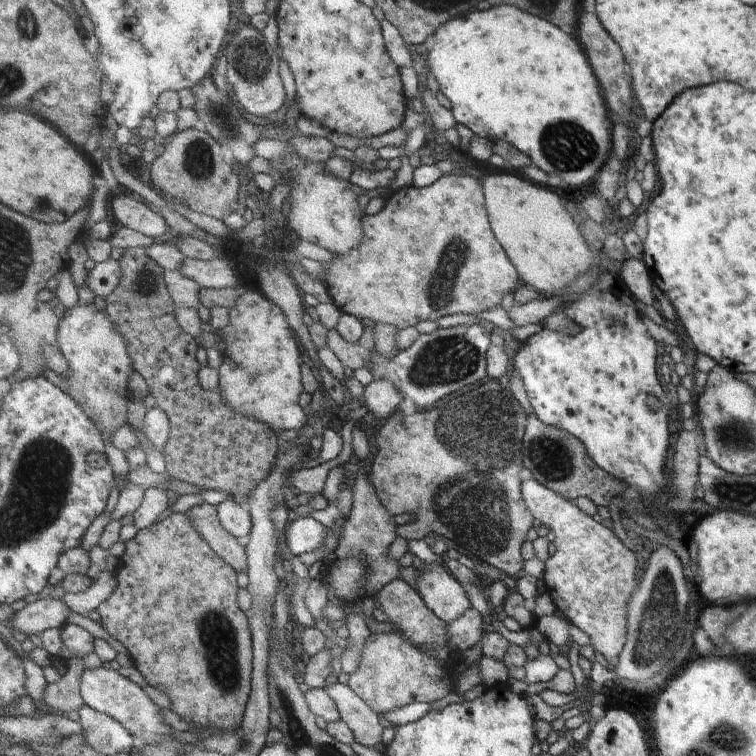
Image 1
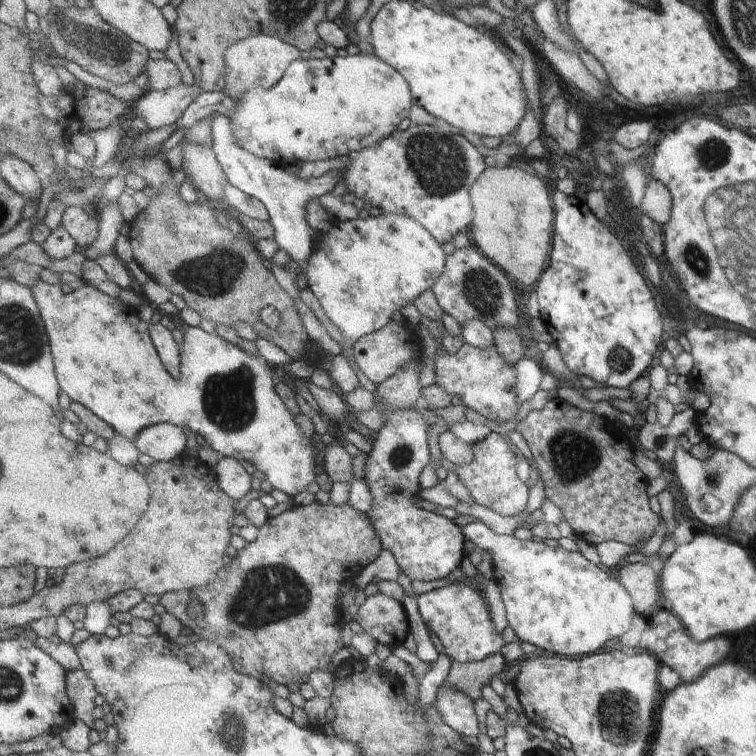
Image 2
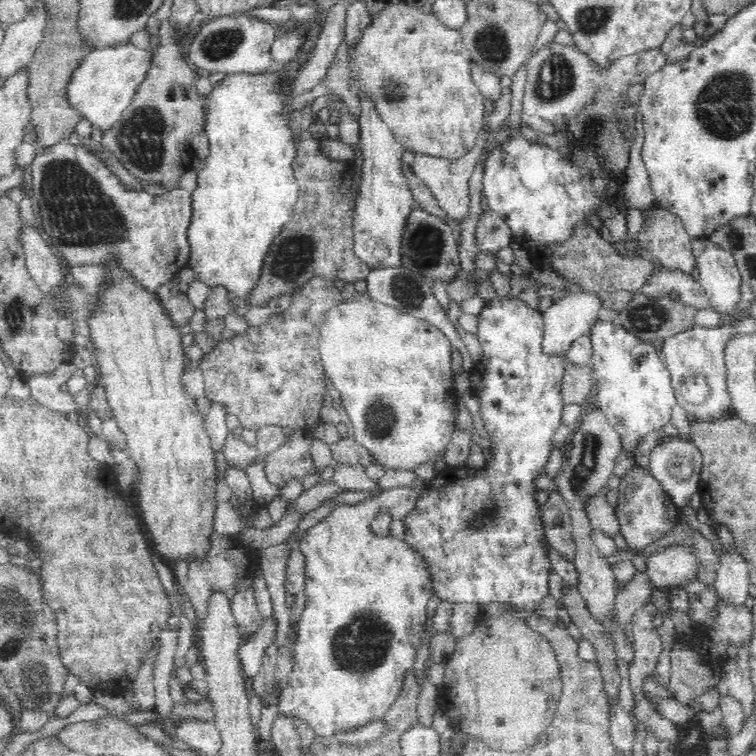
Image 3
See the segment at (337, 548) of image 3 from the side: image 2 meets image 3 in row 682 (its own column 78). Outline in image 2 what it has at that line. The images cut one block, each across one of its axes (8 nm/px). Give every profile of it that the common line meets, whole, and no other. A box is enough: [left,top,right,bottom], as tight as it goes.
[31,280,315,497]

